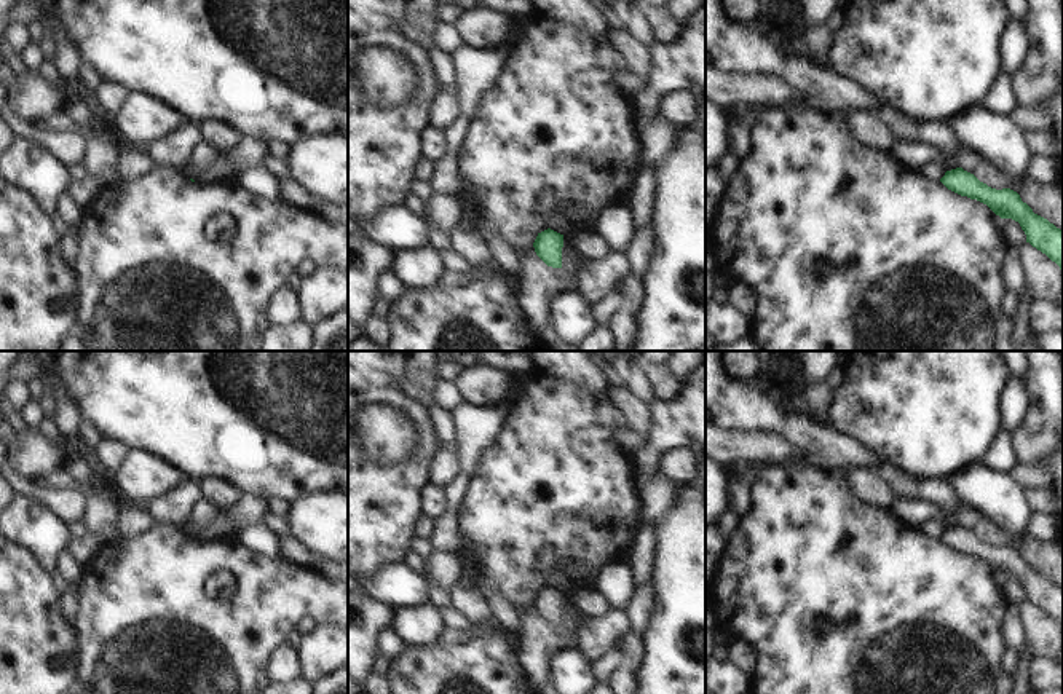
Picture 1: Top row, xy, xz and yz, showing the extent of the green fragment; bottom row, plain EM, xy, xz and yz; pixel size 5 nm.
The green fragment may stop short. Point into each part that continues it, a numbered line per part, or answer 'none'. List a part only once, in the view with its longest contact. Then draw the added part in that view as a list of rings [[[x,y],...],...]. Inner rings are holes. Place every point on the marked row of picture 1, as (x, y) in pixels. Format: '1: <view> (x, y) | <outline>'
none

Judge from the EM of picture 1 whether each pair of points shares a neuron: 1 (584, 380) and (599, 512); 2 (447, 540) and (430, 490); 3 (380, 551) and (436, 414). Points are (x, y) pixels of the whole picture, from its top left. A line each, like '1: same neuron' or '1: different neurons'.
1: different neurons
2: different neurons
3: different neurons

